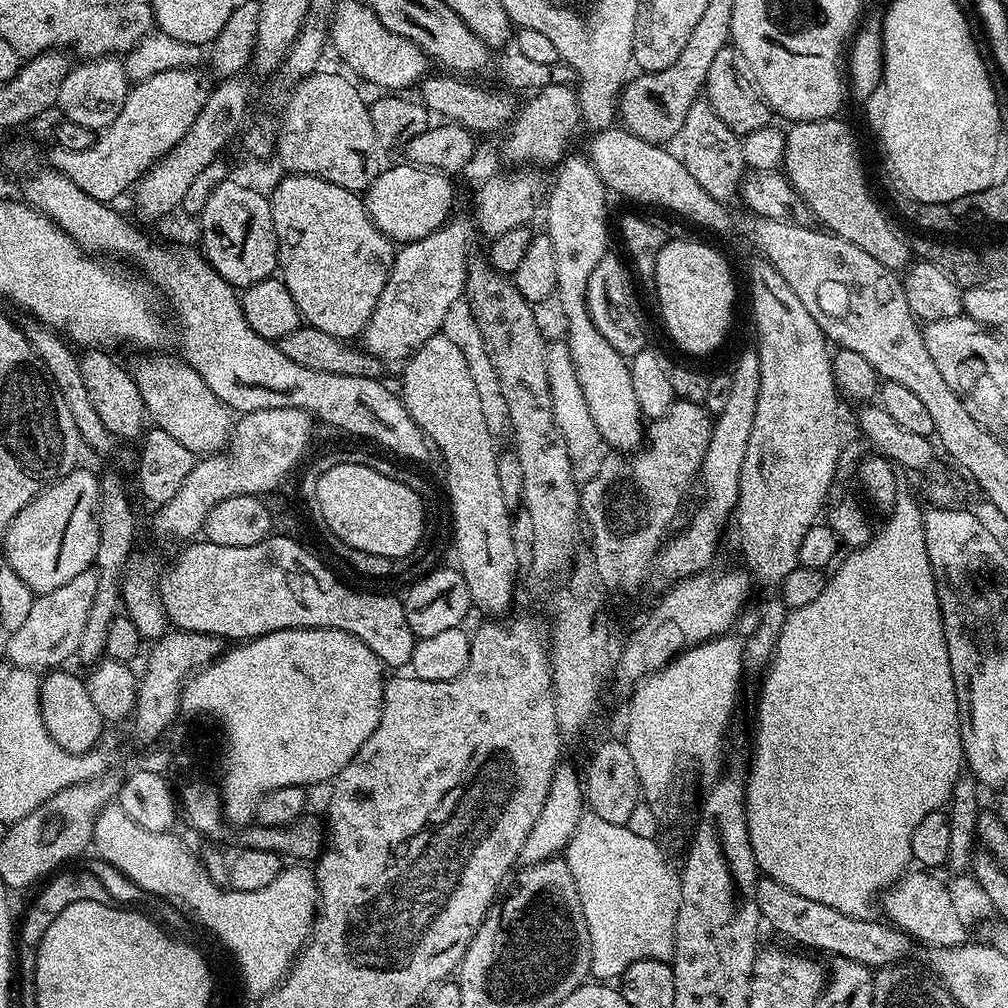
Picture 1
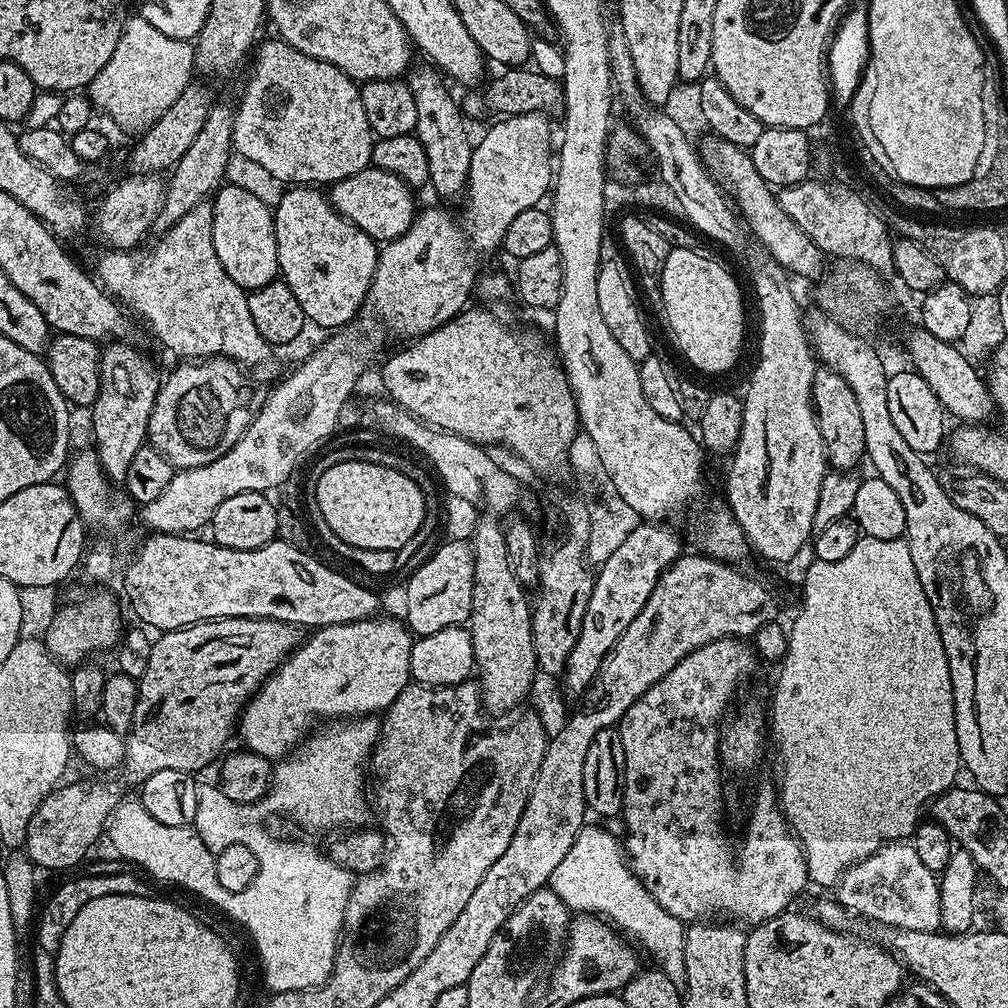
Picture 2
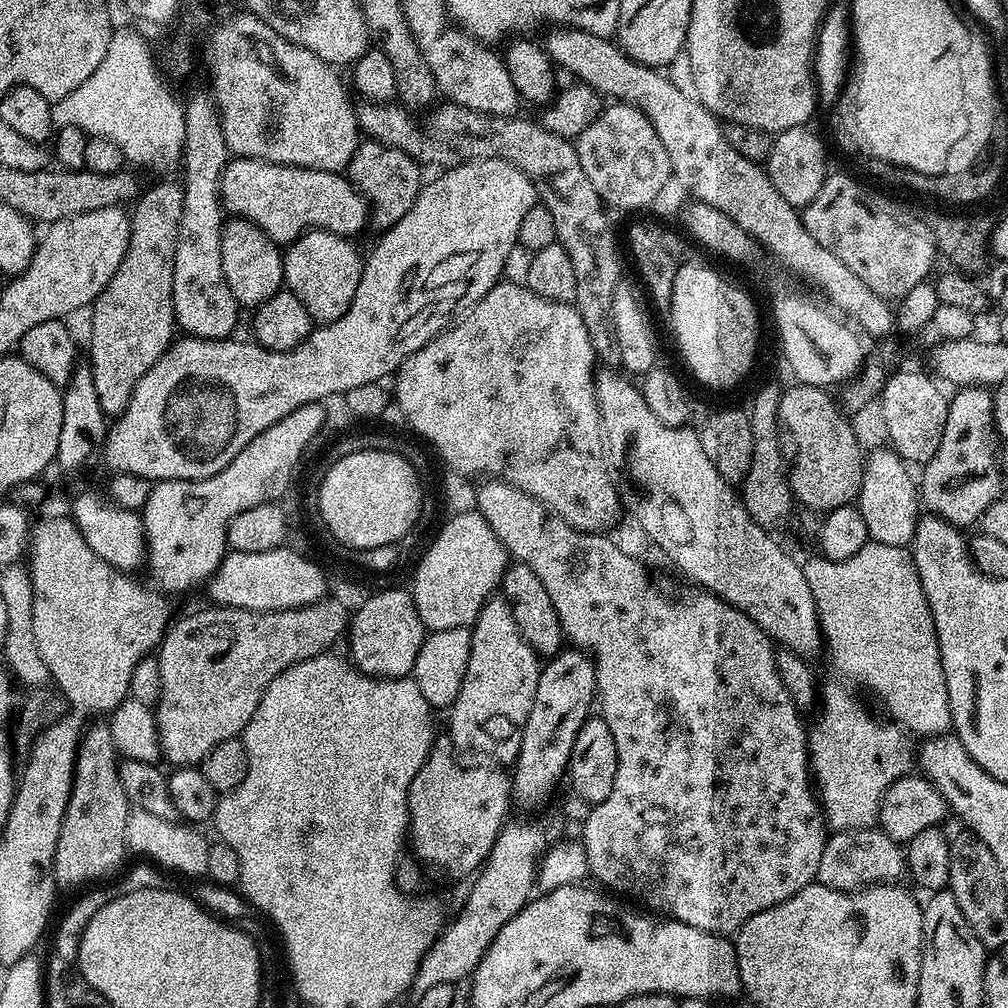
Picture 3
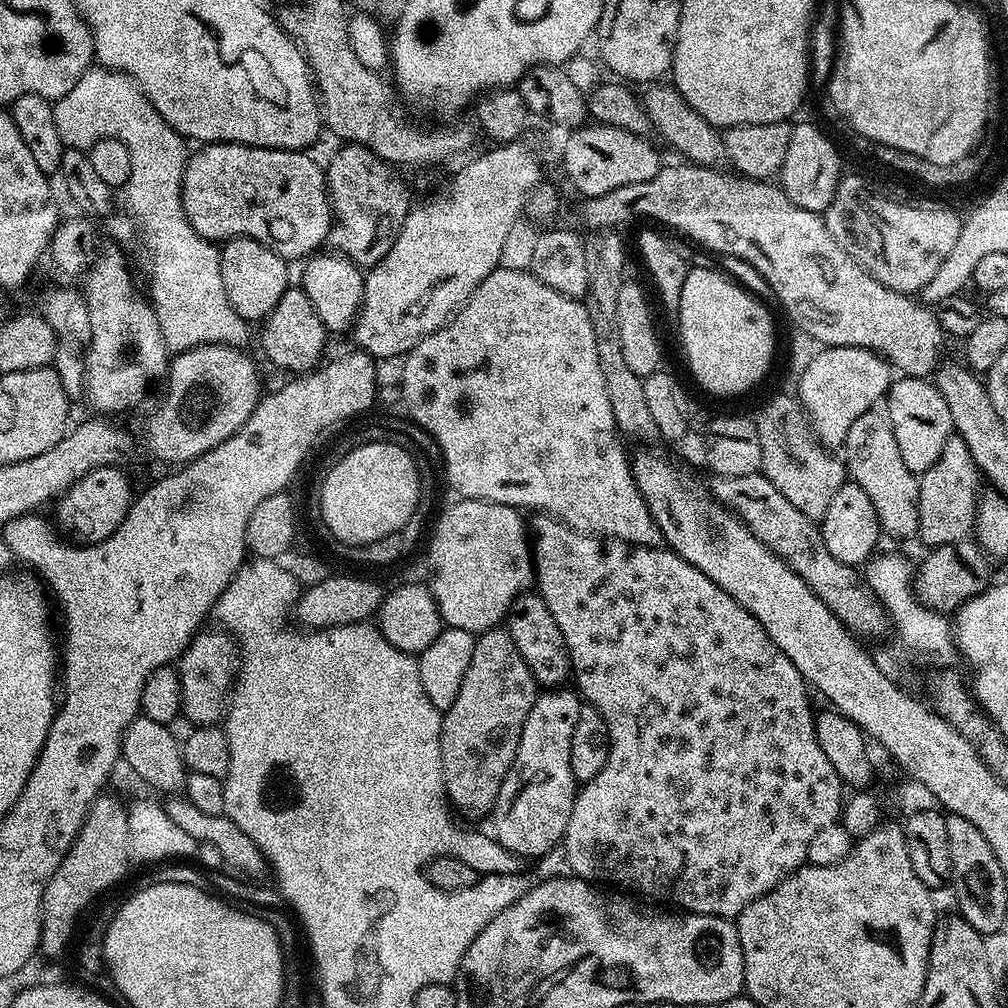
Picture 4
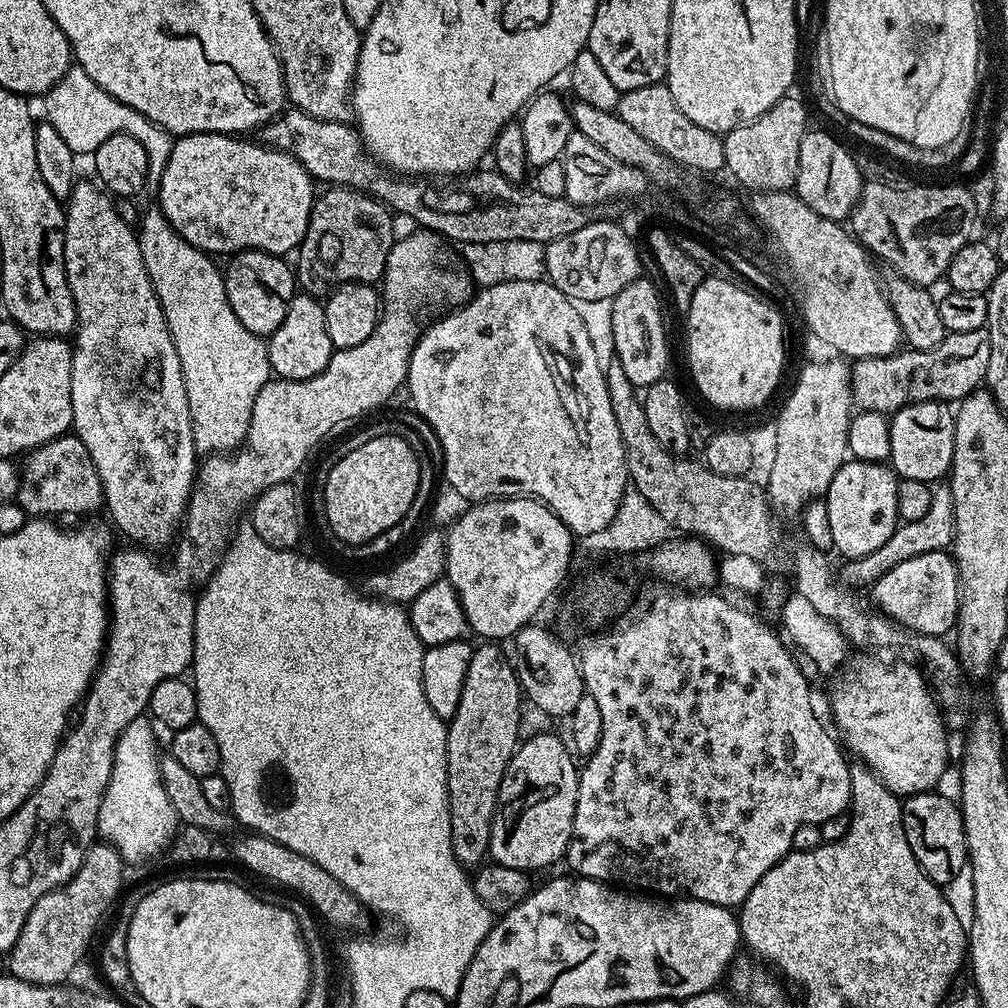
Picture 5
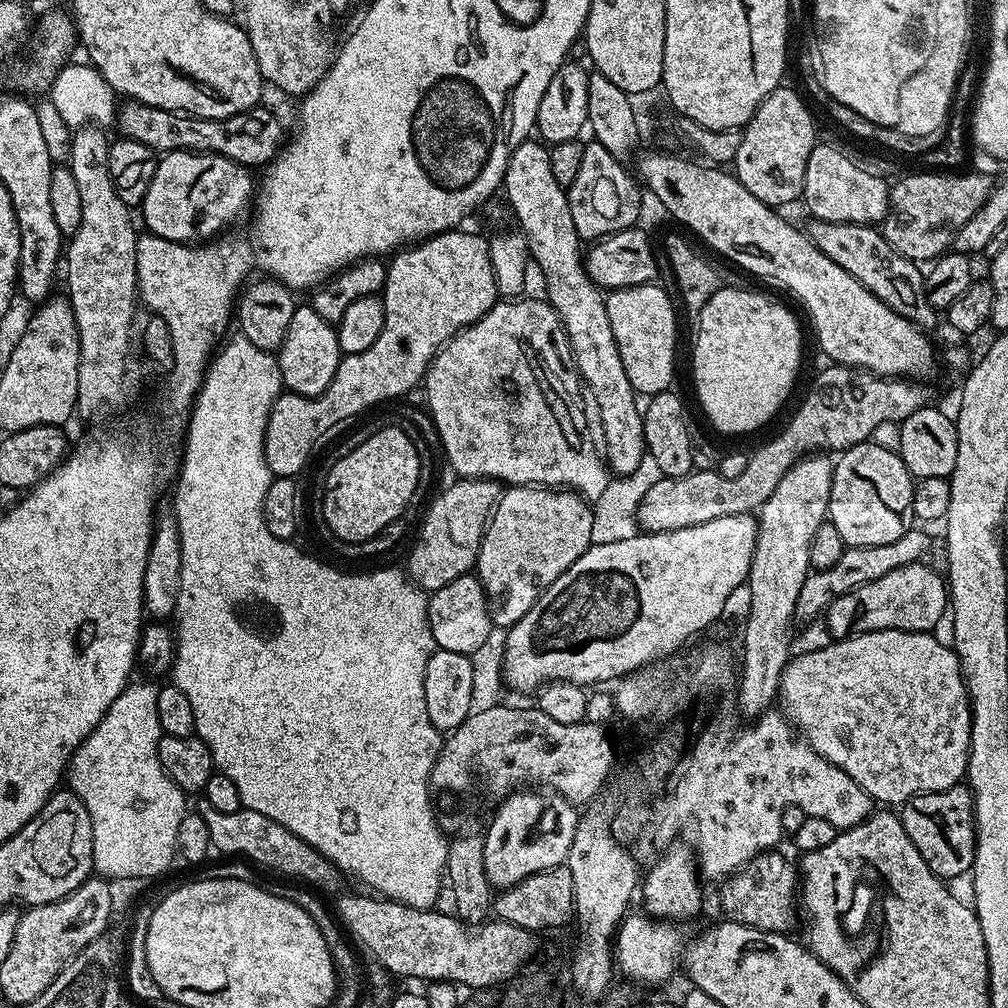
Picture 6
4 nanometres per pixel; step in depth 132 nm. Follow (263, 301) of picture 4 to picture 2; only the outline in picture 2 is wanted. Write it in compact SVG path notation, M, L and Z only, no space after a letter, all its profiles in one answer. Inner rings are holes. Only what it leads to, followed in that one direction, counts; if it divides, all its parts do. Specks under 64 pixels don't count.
M225 183L215 193L212 204L212 229L214 230L214 254L218 254L218 262L234 278L240 288L251 290L266 286L277 279L278 246L274 234L274 212L264 205L260 196L255 196L248 188L240 184Z

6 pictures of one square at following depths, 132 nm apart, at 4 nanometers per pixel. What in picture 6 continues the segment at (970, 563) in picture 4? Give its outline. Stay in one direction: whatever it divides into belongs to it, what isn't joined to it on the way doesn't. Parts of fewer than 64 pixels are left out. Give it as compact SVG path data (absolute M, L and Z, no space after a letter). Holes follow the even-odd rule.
M917 562L907 564L898 570L890 570L890 574L882 574L882 578L874 578L874 582L866 582L866 586L858 586L850 590L850 594L842 594L828 607L826 613L826 631L832 640L845 640L848 636L857 636L878 630L902 630L903 632L932 632L940 624L940 619L945 619L950 608L948 599L948 585L945 577L940 576L932 568L927 568L927 563Z

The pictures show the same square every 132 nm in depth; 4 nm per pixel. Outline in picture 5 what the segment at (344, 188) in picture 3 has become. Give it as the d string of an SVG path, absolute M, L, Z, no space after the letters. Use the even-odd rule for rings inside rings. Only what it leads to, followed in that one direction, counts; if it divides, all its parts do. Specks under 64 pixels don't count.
M195 132L173 143L166 170L162 170L162 178L158 181L158 207L183 240L209 254L255 250L284 258L299 249L314 203L313 177L290 154L255 143L223 132Z

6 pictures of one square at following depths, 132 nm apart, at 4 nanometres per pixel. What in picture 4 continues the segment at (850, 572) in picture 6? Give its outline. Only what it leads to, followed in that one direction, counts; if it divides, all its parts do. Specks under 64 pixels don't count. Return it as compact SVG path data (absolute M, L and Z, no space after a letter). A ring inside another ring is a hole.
M953 434L942 446L938 462L925 472L919 473L920 482L920 526L918 540L928 544L929 549L940 548L943 544L959 544L969 539L976 526L976 503L982 495L982 473L977 468L966 442Z

